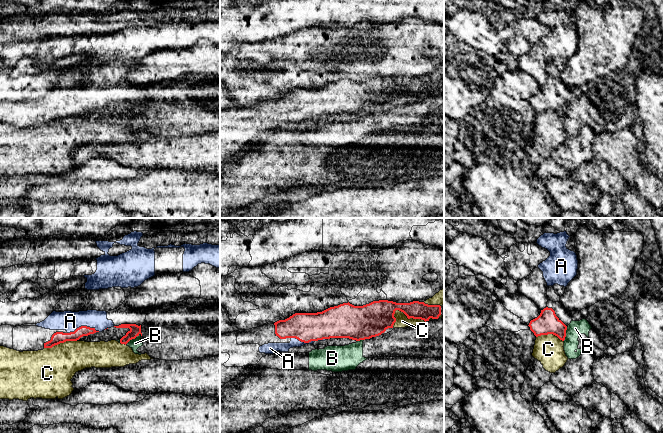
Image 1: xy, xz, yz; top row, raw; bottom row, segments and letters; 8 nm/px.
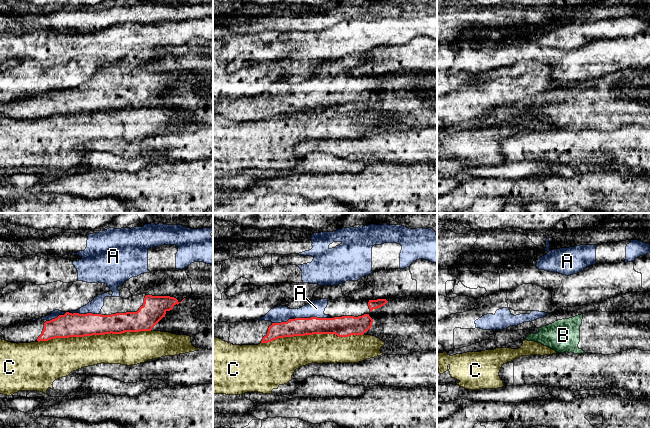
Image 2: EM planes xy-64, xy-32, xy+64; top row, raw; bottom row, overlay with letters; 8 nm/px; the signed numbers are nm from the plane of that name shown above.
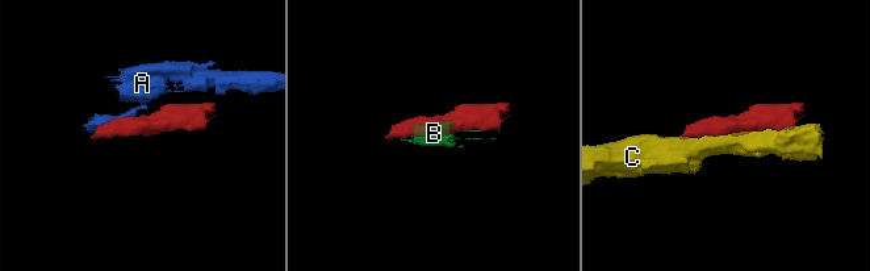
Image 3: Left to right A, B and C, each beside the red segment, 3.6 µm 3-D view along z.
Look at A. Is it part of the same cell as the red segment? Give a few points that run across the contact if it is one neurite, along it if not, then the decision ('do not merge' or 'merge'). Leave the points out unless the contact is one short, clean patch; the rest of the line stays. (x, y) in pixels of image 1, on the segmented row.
do not merge

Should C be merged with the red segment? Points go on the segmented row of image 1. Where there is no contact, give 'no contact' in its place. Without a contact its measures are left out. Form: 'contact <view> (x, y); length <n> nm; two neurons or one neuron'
contact xz (402, 311); length 280 nm; two neurons

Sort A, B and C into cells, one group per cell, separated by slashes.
A / B / C

